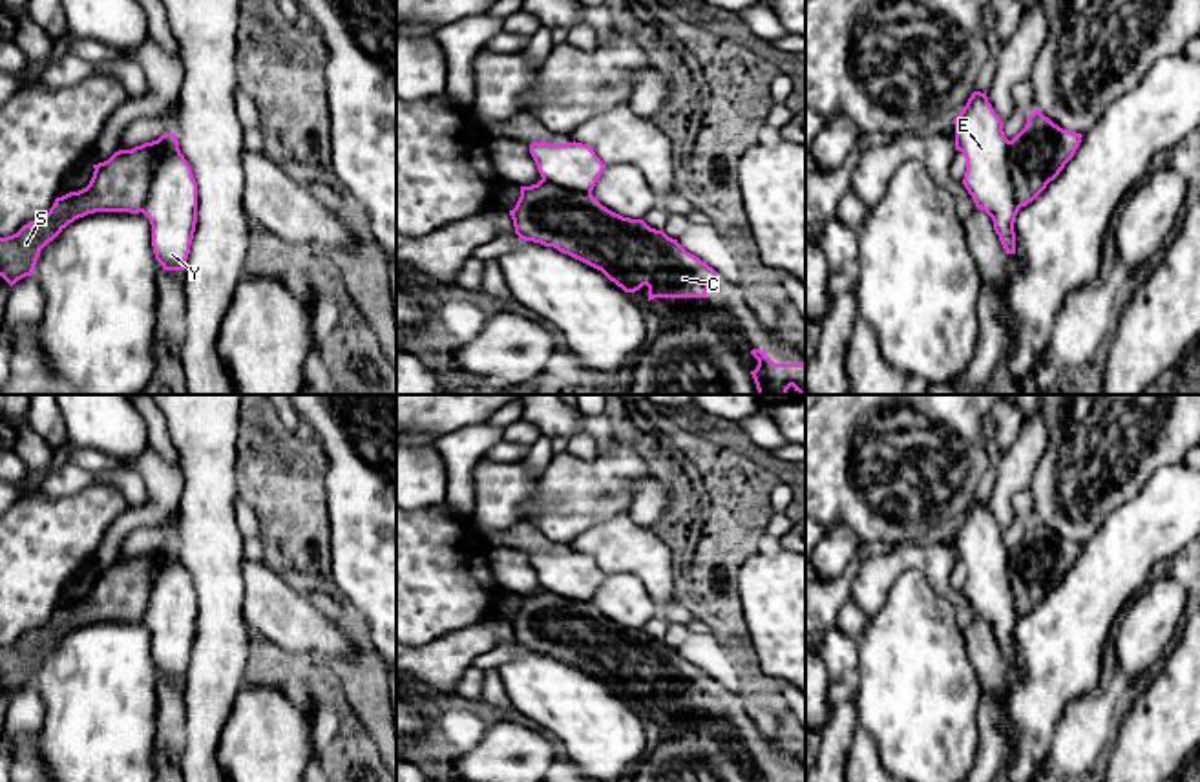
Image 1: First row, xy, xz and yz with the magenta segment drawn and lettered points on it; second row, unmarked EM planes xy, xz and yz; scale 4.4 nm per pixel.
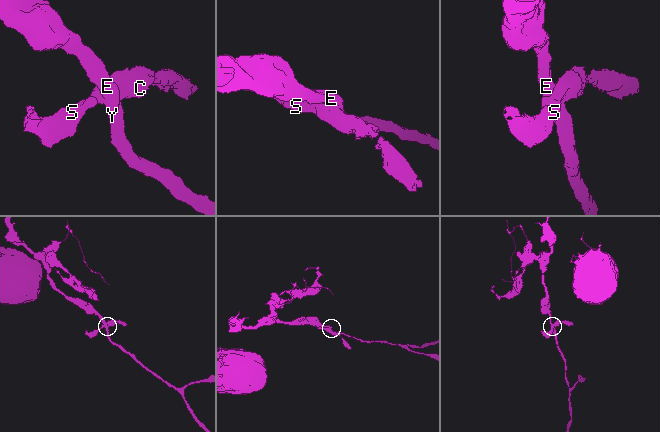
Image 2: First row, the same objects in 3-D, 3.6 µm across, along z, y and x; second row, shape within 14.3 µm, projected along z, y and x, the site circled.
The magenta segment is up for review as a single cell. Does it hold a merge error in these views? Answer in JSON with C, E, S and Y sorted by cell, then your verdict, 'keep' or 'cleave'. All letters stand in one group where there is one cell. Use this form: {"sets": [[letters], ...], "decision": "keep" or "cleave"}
{"sets": [["C", "S"], ["E", "Y"]], "decision": "cleave"}

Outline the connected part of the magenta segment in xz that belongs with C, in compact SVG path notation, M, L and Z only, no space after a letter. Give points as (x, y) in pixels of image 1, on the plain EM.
M544 588L521 596L510 625L519 649L553 656L583 671L625 702L647 694L648 711L707 707L718 683L663 639L608 619L592 603L577 603Z

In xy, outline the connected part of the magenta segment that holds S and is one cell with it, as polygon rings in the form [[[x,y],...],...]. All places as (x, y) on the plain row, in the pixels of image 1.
[[[152,550],[93,574],[86,597],[57,607],[44,627],[0,647],[0,685],[11,696],[31,685],[40,660],[79,627],[95,621],[142,621],[157,570],[159,554]]]

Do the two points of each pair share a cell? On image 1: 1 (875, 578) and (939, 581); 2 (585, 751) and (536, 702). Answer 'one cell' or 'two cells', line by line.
1: one cell
2: one cell

